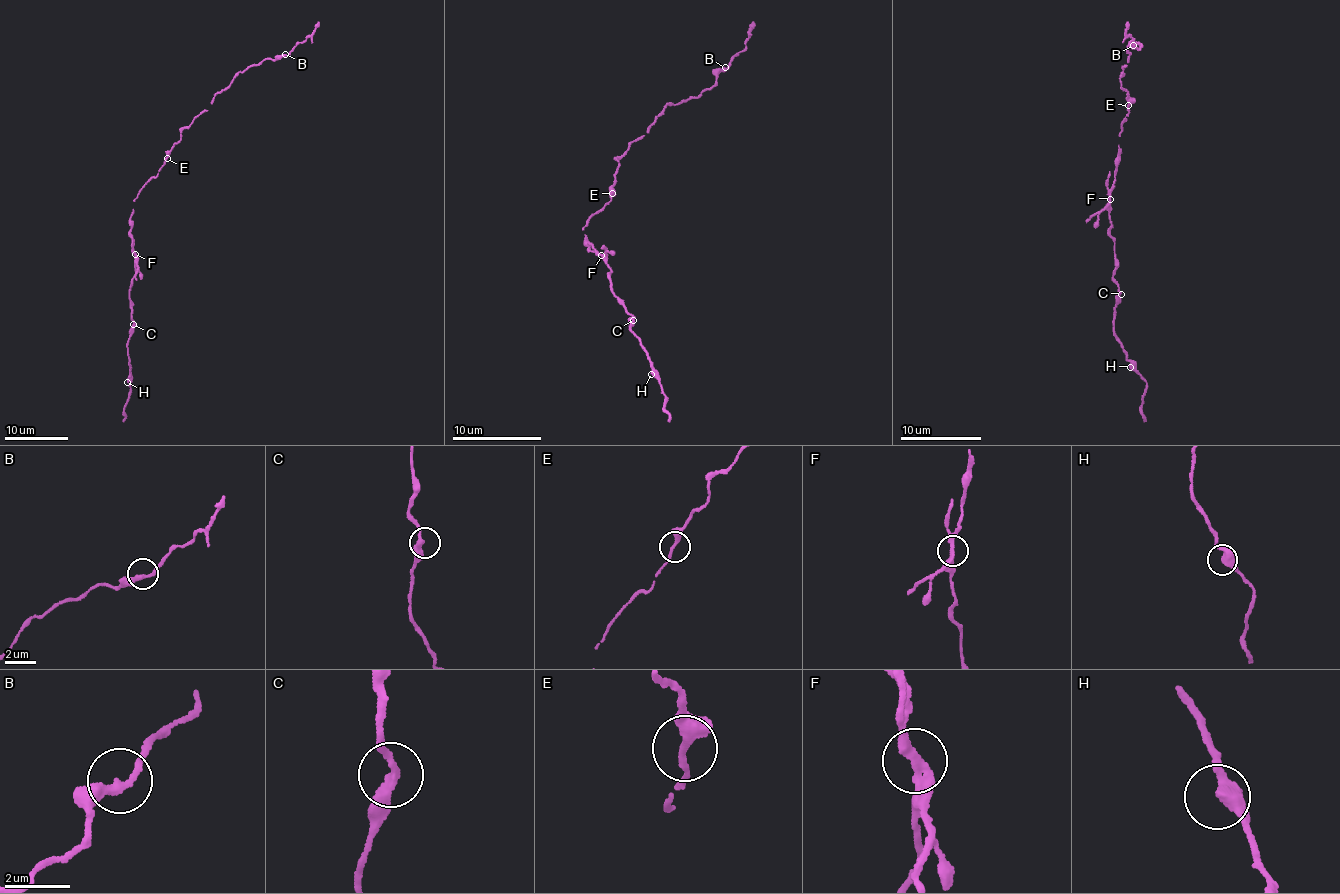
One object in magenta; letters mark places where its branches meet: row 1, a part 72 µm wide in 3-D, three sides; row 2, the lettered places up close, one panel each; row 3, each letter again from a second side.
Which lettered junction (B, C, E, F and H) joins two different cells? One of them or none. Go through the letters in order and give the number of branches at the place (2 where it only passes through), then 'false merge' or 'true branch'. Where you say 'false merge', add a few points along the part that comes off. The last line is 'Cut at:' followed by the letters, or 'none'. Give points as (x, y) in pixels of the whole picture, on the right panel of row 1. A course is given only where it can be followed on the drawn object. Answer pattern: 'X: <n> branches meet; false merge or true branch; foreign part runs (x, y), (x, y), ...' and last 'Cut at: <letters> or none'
B: 2 branches meet; true branch
C: 2 branches meet; true branch
E: 2 branches meet; true branch
F: 3 branches meet; false merge; foreign part runs (1109, 199), (1094, 228)
H: 3 branches meet; true branch
Cut at: F

